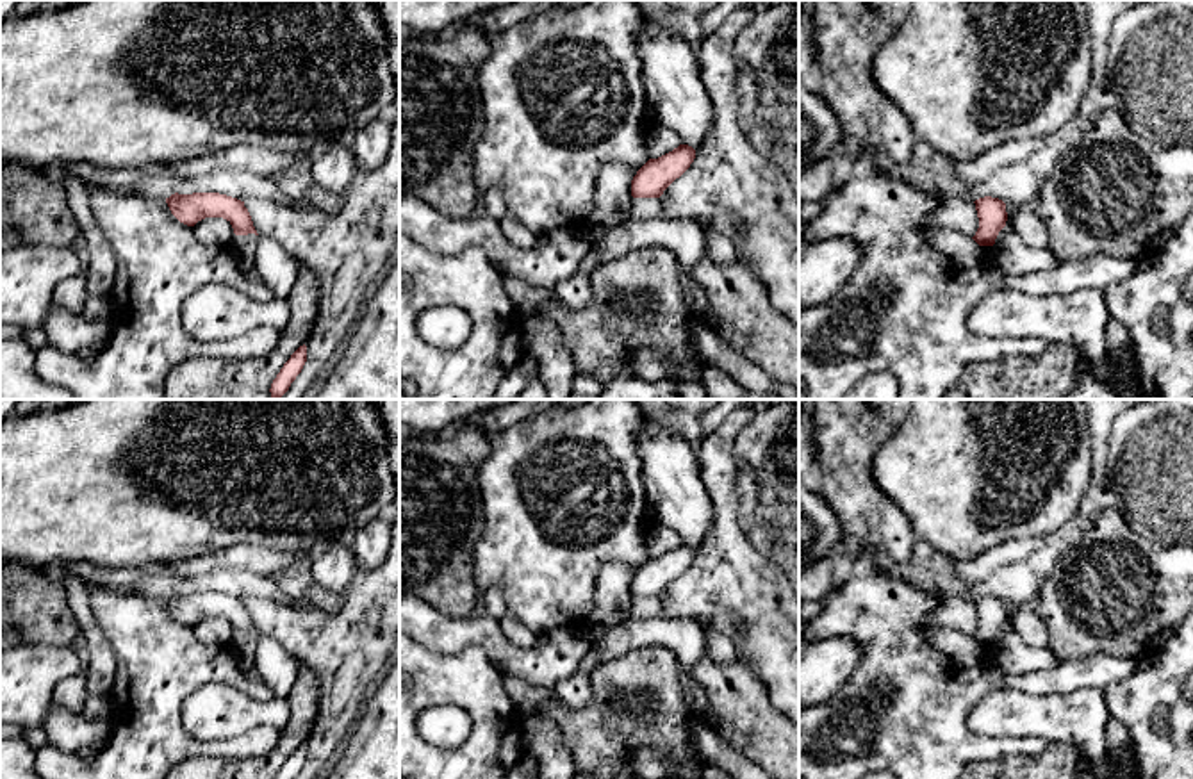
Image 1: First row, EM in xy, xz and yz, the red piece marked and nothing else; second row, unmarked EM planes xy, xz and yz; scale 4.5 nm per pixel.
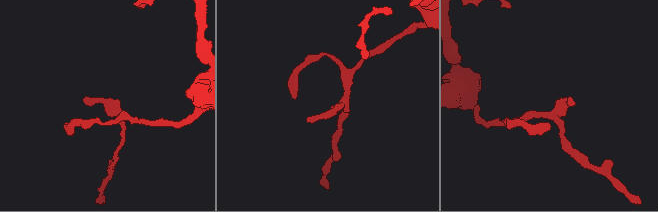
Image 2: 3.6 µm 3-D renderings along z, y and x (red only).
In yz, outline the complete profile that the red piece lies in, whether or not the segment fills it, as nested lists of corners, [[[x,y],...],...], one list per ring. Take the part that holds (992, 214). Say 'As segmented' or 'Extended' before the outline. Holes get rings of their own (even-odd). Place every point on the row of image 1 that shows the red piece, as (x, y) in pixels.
As segmented. [[[984,196],[974,201],[979,228],[972,237],[979,246],[993,246],[999,232],[1006,226],[1006,203],[999,198]]]

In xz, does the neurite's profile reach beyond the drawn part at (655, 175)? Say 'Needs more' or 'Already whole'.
Already whole

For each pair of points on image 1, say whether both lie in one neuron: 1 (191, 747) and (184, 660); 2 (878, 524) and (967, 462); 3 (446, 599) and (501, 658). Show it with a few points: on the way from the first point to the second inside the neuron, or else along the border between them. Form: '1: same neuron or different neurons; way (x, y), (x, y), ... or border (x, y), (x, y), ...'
1: same neuron; way (170, 726), (170, 681)
2: different neurons; border (874, 475), (880, 489), (908, 519), (917, 535)
3: different neurons; border (423, 601), (428, 601), (446, 615), (468, 617)

